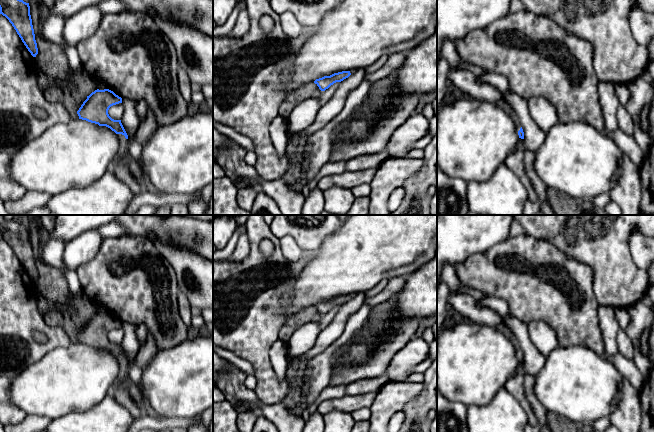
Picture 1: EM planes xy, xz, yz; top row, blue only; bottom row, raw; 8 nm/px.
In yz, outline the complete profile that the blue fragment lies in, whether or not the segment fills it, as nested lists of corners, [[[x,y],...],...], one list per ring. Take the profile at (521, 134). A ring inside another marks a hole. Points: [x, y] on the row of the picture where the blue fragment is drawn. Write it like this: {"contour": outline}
{"contour": [[[501,98],[500,100],[494,102],[497,106],[499,106],[501,109],[503,109],[507,114],[511,115],[513,117],[514,123],[516,125],[516,131],[519,135],[519,138],[524,139],[524,132],[523,128],[521,126],[521,123],[519,121],[519,118],[514,113],[513,108],[511,107],[510,103],[505,100],[504,98]]]}

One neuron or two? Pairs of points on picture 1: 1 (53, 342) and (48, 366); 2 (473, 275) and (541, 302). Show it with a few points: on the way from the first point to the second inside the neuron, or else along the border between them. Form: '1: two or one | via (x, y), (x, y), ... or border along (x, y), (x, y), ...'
1: two | border along (72, 343), (67, 346), (53, 348), (31, 364)
2: one | via (490, 275), (514, 275), (524, 285)

